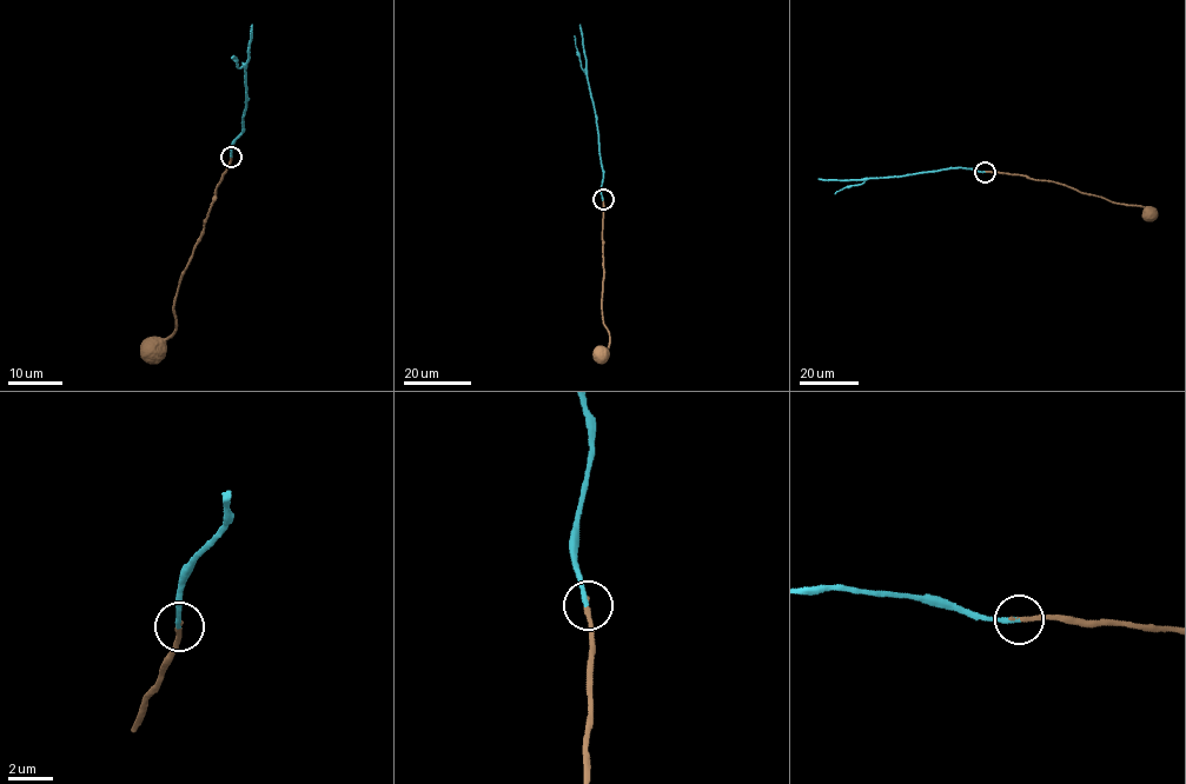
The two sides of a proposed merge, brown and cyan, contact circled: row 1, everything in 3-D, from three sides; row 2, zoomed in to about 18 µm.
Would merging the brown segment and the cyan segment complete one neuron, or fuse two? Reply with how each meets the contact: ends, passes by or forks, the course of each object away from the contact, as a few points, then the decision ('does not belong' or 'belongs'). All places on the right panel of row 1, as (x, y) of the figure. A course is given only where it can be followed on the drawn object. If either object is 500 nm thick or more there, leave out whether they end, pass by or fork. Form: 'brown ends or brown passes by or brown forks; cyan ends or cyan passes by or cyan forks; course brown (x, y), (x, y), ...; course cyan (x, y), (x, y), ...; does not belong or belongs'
brown ends; cyan ends; course brown (984, 172), (1065, 184), (1115, 203), (1141, 206), (1147, 214); course cyan (984, 172), (951, 167), (900, 177), (817, 179); belongs

